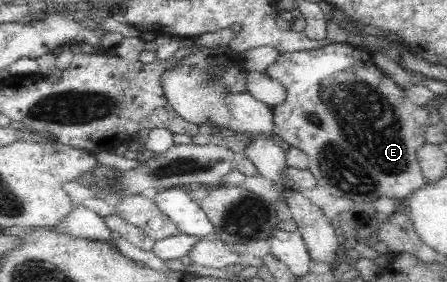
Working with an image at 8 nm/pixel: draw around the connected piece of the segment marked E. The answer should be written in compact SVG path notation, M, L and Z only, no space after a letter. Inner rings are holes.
M335 43L321 47L320 49L281 53L277 61L267 67L266 75L269 75L271 79L281 83L285 92L287 92L285 101L271 108L272 132L281 137L281 139L284 139L289 145L298 147L307 154L309 163L308 169L309 172L313 174L313 178L315 178L315 182L317 182L316 185L321 185L325 191L329 191L329 193L335 195L335 197L345 196L356 203L363 202L371 204L372 201L379 199L379 197L387 197L387 199L394 199L398 202L403 199L403 197L410 196L414 191L417 191L417 189L429 184L429 180L425 178L422 166L419 164L417 149L423 147L426 143L425 133L426 128L429 126L429 123L431 123L431 113L429 113L429 109L411 103L406 97L406 91L400 89L385 72L379 70L374 65L372 56L365 52L365 49L350 46L349 44Z

